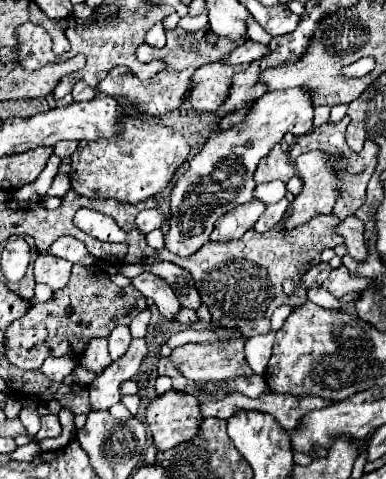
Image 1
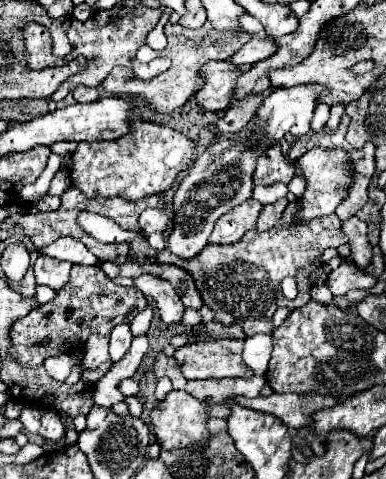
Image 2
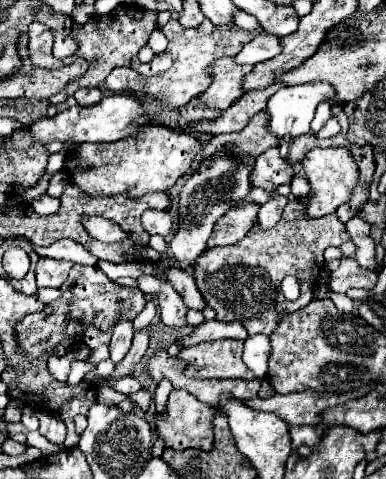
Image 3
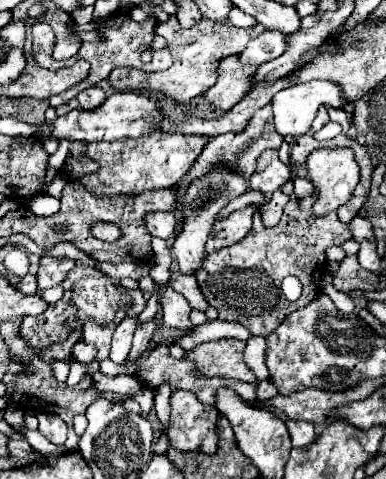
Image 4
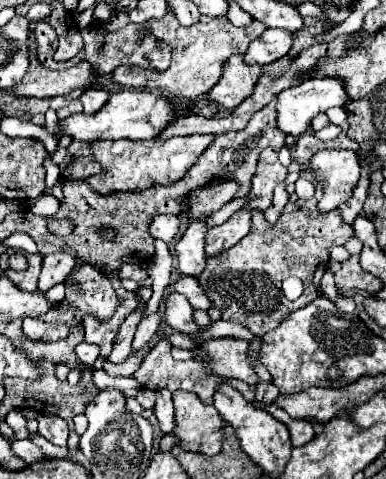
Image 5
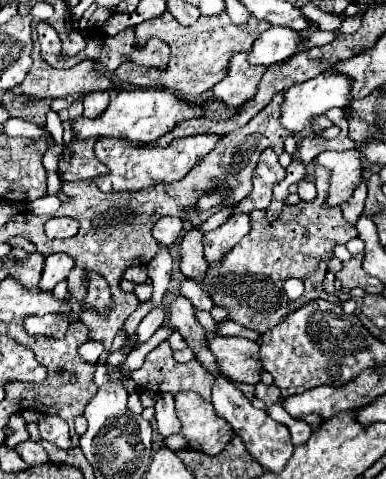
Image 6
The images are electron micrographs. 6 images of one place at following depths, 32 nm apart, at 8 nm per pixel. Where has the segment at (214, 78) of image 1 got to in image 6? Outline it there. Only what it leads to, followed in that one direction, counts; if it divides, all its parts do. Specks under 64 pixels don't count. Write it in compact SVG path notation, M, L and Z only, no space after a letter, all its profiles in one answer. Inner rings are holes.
M246 52L236 54L228 68L228 76L220 84L216 84L212 92L232 108L242 106L258 92L258 84L264 72L264 66L254 66L248 62Z

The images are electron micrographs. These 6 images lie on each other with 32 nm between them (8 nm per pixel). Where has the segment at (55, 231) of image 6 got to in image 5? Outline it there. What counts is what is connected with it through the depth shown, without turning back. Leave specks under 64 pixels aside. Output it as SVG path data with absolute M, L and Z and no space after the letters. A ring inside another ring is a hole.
M50 220L48 222L50 234L56 234L56 236L60 236L60 234L68 236L72 232L72 228L74 228L74 224L70 220Z

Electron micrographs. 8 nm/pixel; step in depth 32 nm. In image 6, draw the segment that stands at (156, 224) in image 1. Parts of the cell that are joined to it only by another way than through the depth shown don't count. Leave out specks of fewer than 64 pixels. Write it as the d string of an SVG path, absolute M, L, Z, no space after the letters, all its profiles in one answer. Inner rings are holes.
M164 216L164 218L160 218L160 220L154 224L152 236L154 236L158 242L170 246L170 244L174 244L174 242L180 238L180 232L182 232L182 230L184 230L182 220Z

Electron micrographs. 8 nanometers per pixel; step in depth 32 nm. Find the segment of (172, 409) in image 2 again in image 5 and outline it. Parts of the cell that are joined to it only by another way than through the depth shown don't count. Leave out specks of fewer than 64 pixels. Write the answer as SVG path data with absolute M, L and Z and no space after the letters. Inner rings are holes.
M178 390L174 394L174 408L176 408L176 436L180 438L180 448L182 450L194 450L202 452L208 456L214 456L220 452L222 442L224 442L224 420L220 414L214 410L212 404L204 404L194 392L184 392Z

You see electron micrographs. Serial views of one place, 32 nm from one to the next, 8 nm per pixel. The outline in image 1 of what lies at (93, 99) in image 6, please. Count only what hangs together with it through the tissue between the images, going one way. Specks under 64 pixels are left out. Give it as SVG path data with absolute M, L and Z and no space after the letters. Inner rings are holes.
M76 82L74 84L74 90L72 90L72 96L74 96L76 102L86 102L86 100L92 100L96 96L96 90L90 88L84 82Z

